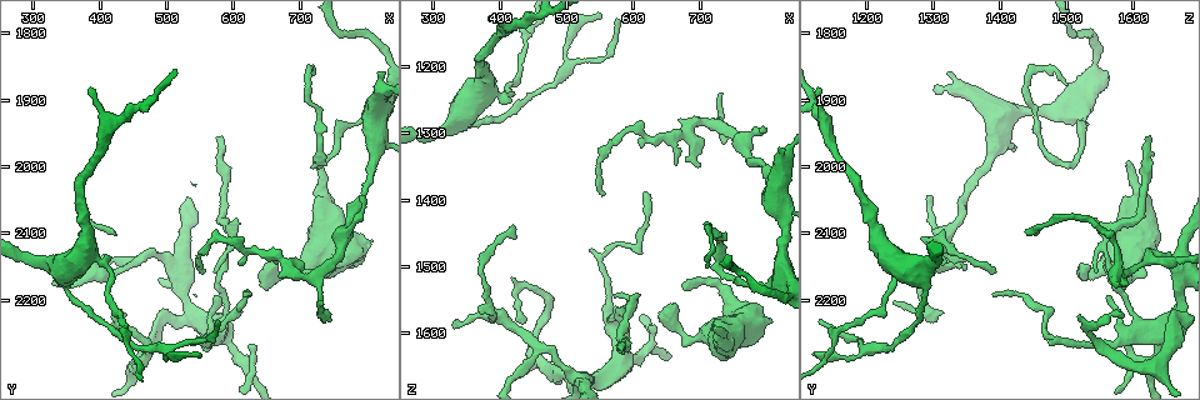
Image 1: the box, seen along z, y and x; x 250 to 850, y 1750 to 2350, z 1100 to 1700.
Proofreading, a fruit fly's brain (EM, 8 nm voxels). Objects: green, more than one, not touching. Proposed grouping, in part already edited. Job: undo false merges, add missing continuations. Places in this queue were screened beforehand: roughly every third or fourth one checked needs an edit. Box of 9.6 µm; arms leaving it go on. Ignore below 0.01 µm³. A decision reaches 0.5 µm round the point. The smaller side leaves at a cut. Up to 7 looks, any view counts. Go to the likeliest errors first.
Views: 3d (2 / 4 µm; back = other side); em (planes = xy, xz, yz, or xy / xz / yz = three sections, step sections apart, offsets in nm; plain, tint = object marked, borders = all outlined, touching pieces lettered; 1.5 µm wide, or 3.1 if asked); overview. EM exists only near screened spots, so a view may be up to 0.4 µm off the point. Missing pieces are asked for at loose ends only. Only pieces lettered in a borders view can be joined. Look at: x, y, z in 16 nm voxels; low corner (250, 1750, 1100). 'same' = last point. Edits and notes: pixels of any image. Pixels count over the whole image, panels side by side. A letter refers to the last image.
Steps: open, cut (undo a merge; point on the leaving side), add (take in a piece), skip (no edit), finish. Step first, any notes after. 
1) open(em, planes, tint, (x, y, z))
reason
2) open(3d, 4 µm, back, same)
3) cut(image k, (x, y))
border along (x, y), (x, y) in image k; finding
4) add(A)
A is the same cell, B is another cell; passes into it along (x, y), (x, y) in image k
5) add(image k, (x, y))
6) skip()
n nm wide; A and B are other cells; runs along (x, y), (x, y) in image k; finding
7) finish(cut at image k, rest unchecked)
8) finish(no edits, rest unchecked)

open(em, xz, step 8, tint, (720, 1990, 1590))

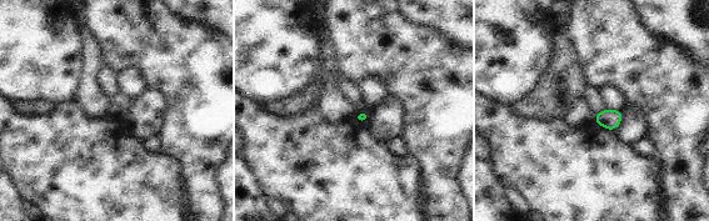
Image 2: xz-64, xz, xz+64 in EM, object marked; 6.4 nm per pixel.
open(em, planes, borders, same)
another direction

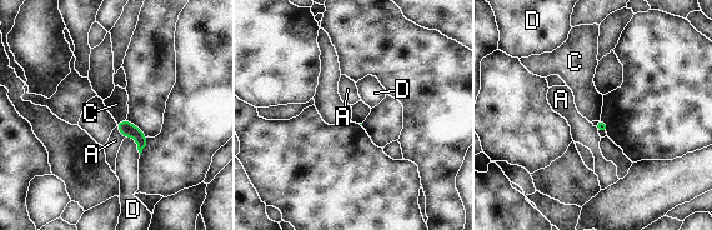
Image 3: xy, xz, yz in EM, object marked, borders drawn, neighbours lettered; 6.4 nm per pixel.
skip()
D touches over 160 nm; A, C and D are other cells; no lettered piece goes on from it

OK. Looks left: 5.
open(em, planes, borders, (575, 1955, 1620))
free end

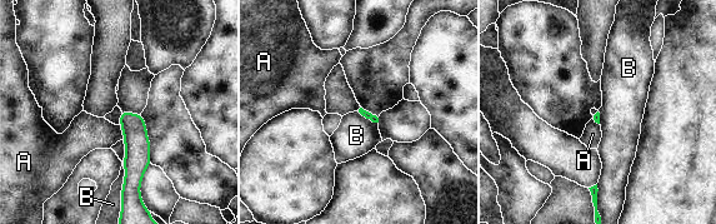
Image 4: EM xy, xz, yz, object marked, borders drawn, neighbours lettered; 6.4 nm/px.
skip()
A and B are other cells; runs along (124, 114), (134, 128), (125, 187) in image 4; none of them fits

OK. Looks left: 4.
open(em, planes, plain, (555, 2160, 1390))
tapers out

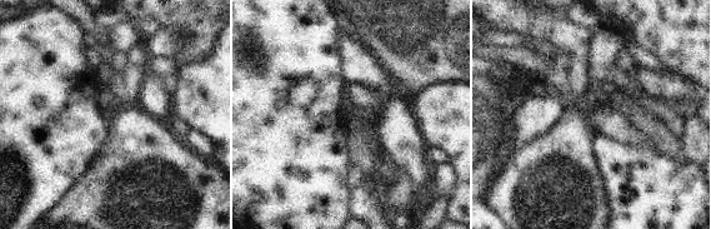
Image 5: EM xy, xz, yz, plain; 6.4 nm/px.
open(em, planes, tint, same)

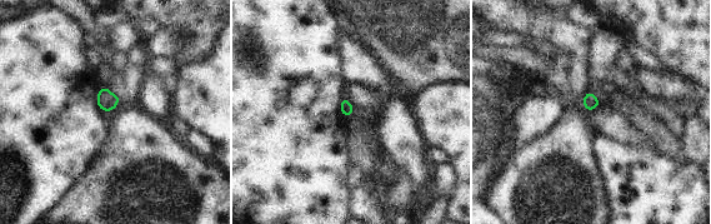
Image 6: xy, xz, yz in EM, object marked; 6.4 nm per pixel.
open(em, planes, borders, same)
see the neighbours

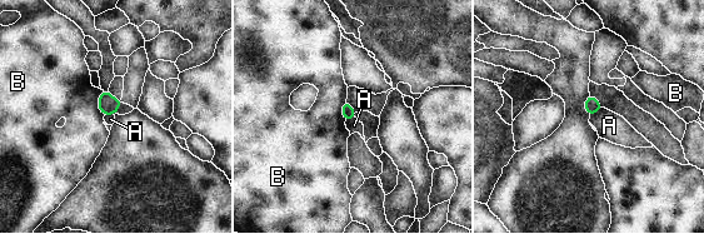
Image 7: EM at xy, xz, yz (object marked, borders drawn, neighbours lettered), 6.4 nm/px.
skip()
B touches over 170 nm; A and B are other cells; border along (603, 108), (590, 116) in image 7; none of them fits

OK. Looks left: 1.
finish(no edits, rest unchecked)

